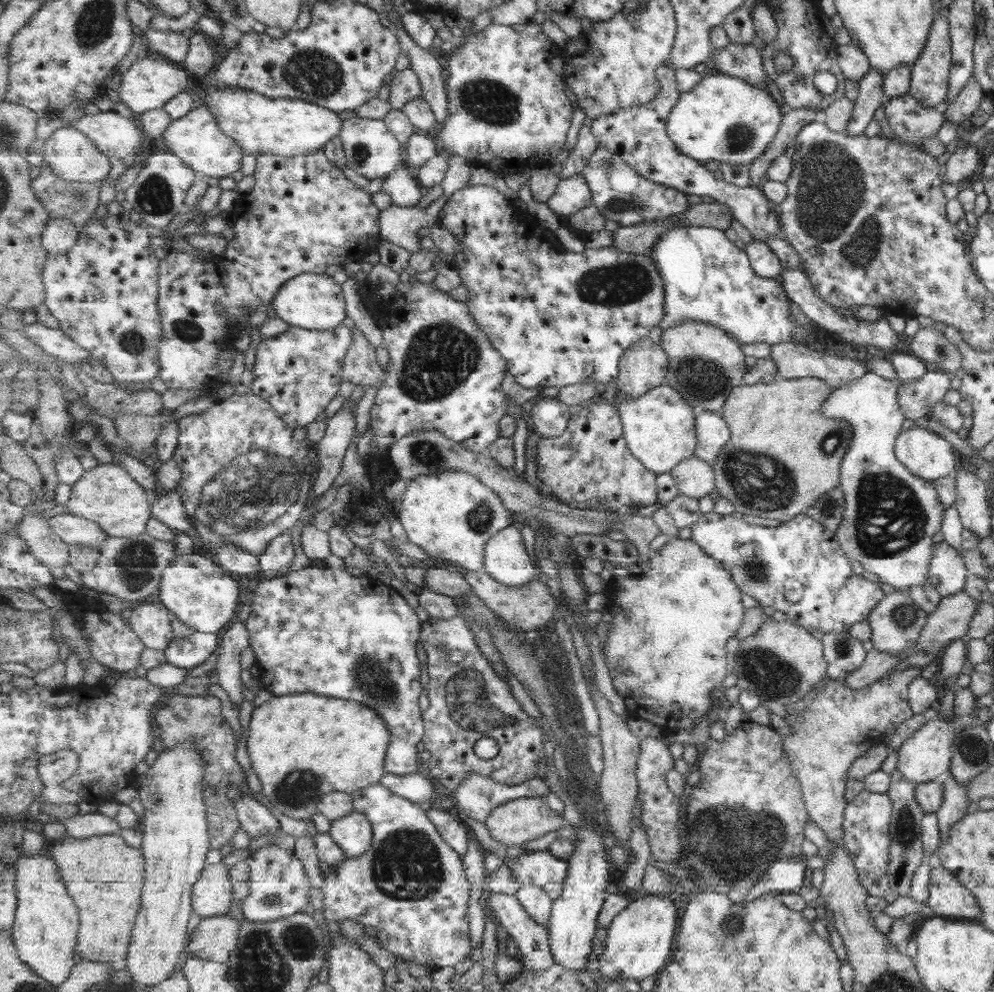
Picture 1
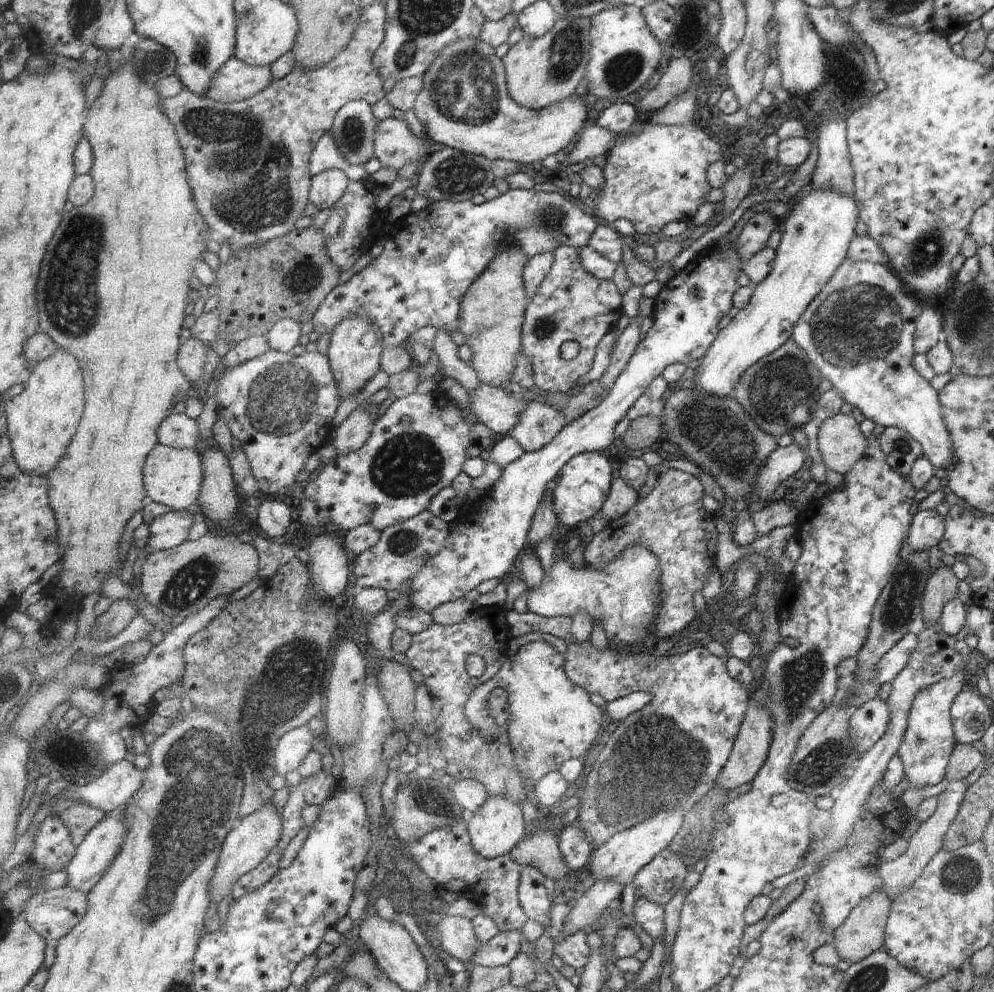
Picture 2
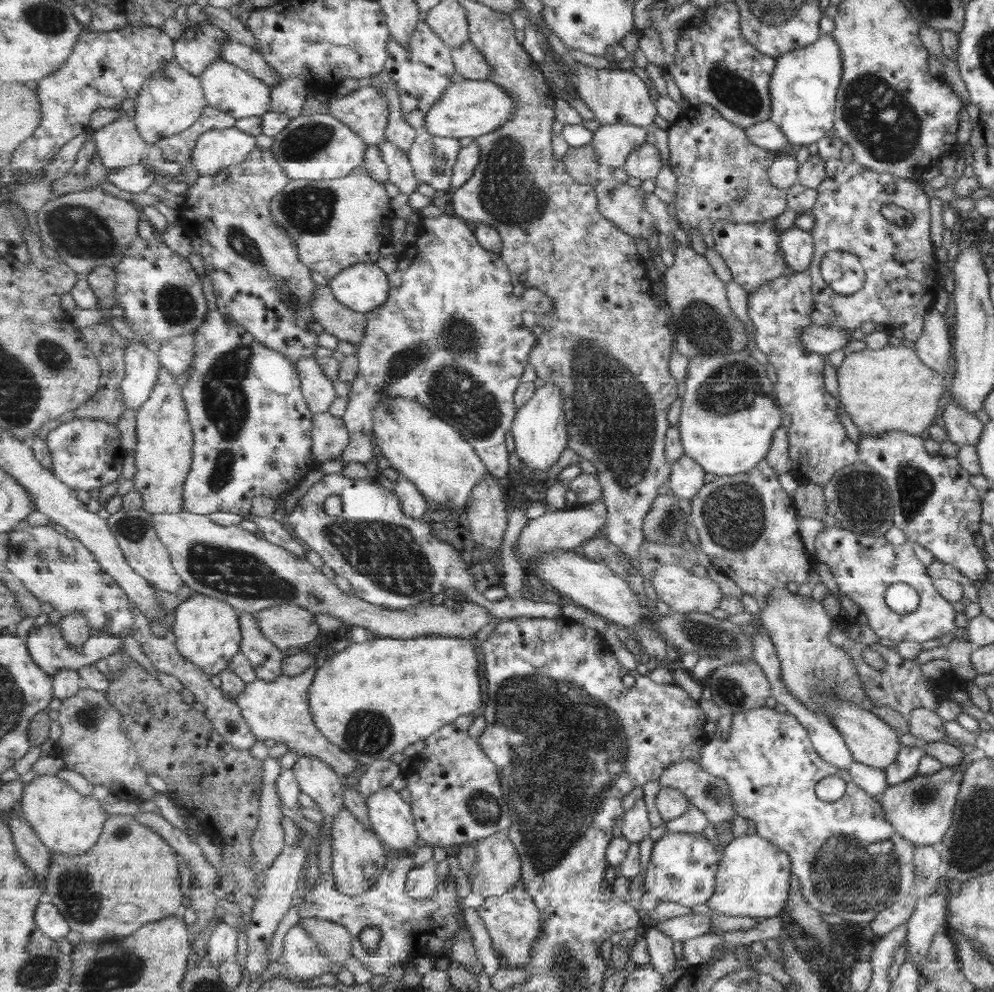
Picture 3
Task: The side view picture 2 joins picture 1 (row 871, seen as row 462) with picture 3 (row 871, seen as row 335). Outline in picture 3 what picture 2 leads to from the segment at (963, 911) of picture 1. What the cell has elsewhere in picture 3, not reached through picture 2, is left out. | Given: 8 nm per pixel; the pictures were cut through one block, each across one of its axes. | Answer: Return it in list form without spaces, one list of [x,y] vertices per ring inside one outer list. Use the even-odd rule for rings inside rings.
[[[765,706],[743,713],[733,713],[732,720],[730,721],[730,730],[728,732],[729,737],[727,739],[720,739],[716,736],[708,737],[707,744],[701,749],[698,765],[705,772],[721,778],[721,780],[725,782],[725,785],[729,786],[729,790],[731,790],[731,808],[733,808],[735,816],[741,816],[741,818],[751,820],[752,824],[755,826],[755,834],[761,835],[761,838],[764,838],[769,843],[773,843],[779,850],[783,850],[784,854],[789,856],[791,874],[797,878],[801,896],[811,908],[819,910],[821,913],[839,916],[839,918],[842,918],[845,922],[849,921],[861,924],[862,922],[873,920],[873,917],[880,910],[891,906],[891,904],[897,902],[901,897],[912,894],[913,844],[907,842],[905,838],[901,838],[901,835],[897,834],[893,826],[885,820],[878,797],[874,798],[869,796],[865,791],[857,787],[857,784],[851,781],[851,777],[846,768],[835,767],[817,756],[817,753],[813,750],[812,744],[810,743],[807,732],[791,714],[780,714],[775,712],[772,708]],[[825,776],[838,776],[845,782],[844,793],[836,801],[821,801],[815,796],[815,792],[813,792],[815,783],[821,780],[821,778],[825,778]]]

